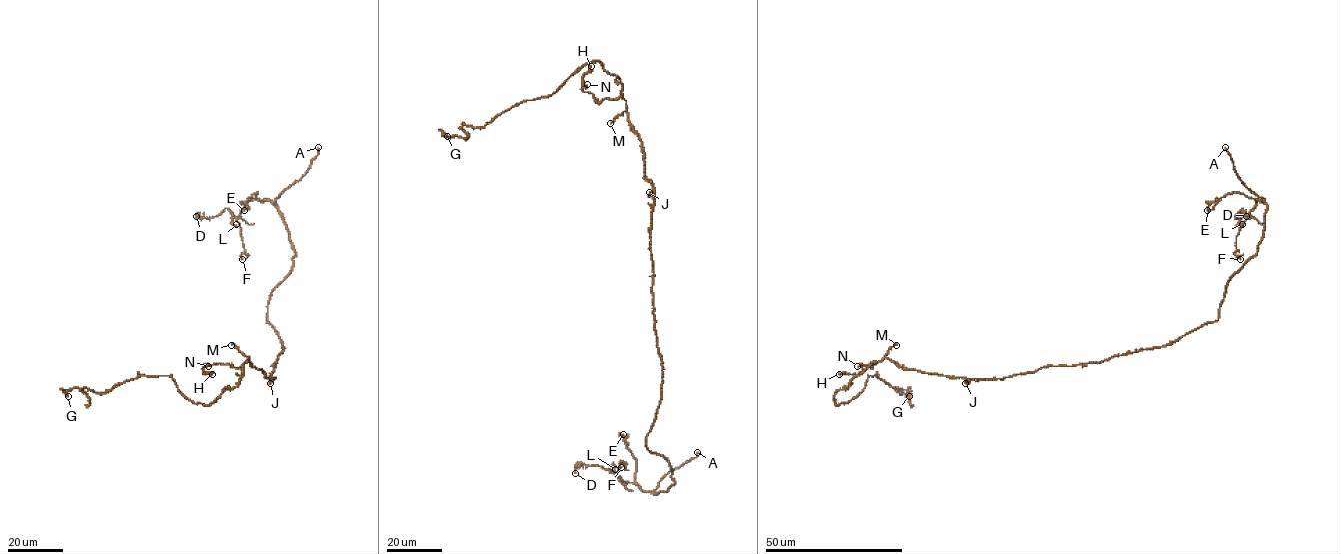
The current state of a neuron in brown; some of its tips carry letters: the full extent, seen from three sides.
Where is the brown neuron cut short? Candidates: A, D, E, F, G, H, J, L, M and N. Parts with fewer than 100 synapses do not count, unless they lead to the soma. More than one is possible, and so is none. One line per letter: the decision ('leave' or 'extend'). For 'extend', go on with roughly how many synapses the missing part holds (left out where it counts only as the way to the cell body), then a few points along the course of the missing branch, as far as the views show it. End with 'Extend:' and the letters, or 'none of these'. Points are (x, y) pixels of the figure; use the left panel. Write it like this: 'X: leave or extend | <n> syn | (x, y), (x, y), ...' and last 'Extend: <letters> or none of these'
A: extend | (318, 147), (338, 122)
D: leave
E: leave
F: leave
G: leave
H: leave
J: leave
L: leave
M: extend | 160 syn | (231, 345), (201, 315), (192, 262), (181, 237), (173, 178), (165, 154), (151, 138), (208, 131), (183, 121)
N: leave
Extend: A, M

